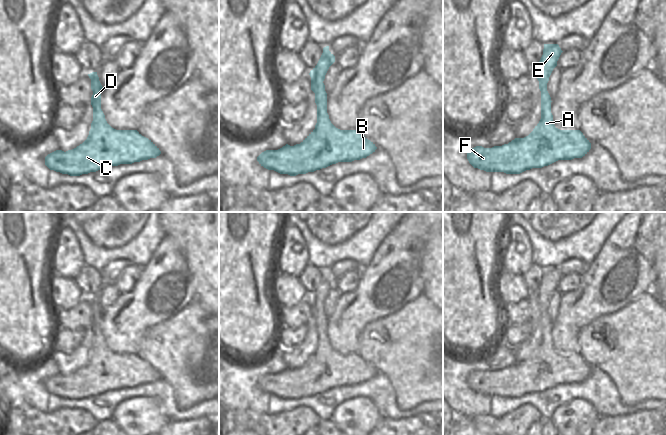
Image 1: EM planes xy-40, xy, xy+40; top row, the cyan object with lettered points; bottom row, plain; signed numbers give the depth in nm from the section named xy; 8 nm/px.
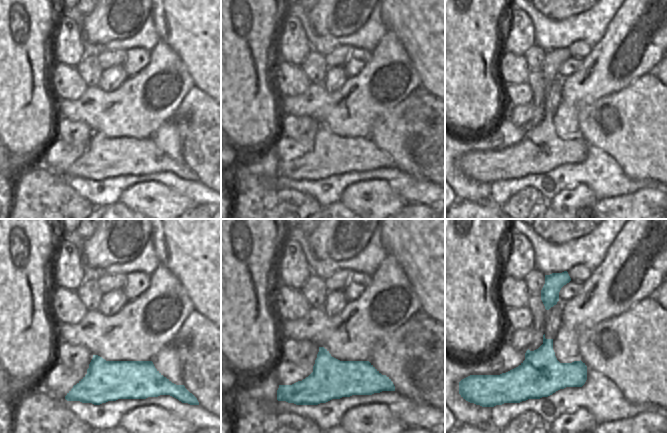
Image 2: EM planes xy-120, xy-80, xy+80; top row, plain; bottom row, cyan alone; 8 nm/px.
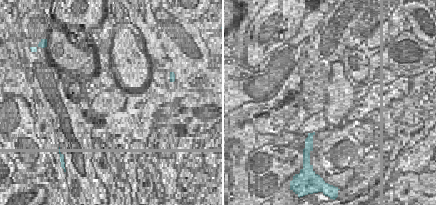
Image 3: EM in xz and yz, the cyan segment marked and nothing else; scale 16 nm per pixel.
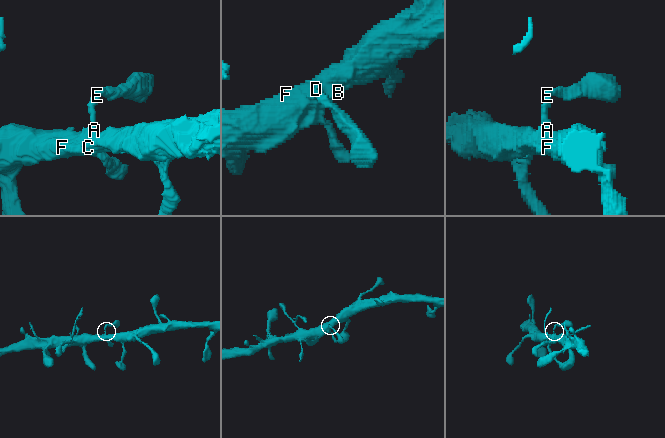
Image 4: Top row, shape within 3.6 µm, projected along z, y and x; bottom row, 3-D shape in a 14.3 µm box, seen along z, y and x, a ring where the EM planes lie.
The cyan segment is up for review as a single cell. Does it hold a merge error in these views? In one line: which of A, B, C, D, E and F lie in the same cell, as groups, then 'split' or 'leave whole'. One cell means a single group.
A B C D E F | leave whole

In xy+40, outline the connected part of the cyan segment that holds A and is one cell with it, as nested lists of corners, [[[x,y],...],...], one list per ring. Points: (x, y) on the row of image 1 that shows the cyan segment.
[[[544,44],[543,55],[537,67],[541,119],[533,131],[524,138],[515,138],[502,146],[472,148],[467,153],[467,159],[474,168],[486,172],[520,174],[558,160],[582,158],[589,152],[591,143],[580,130],[560,130],[553,123],[552,101],[547,83],[562,52],[558,44]]]

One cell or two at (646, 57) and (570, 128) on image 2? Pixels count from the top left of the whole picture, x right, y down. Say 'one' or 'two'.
one

